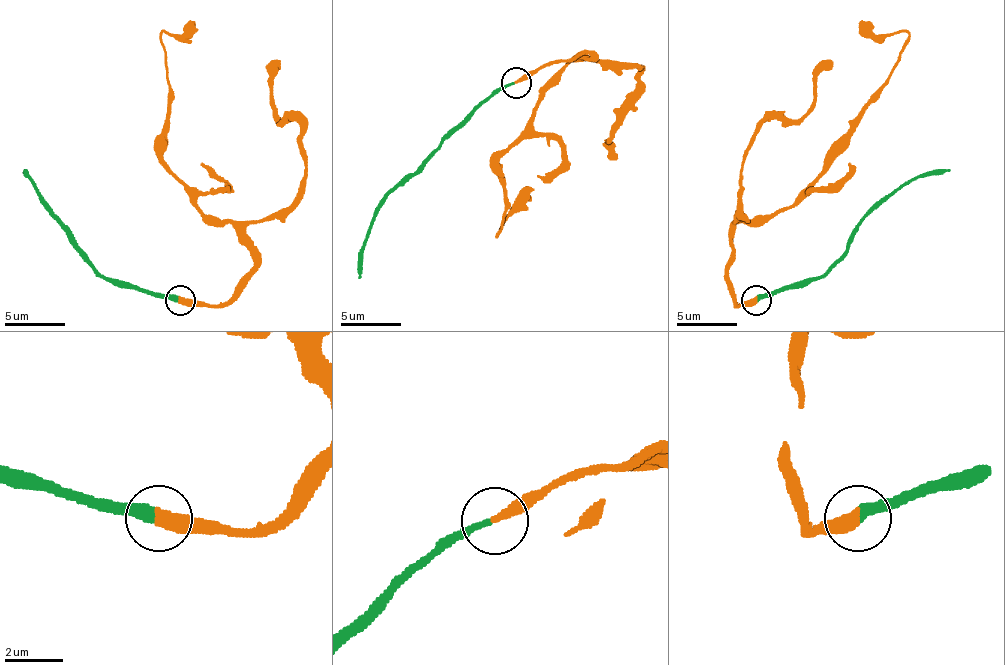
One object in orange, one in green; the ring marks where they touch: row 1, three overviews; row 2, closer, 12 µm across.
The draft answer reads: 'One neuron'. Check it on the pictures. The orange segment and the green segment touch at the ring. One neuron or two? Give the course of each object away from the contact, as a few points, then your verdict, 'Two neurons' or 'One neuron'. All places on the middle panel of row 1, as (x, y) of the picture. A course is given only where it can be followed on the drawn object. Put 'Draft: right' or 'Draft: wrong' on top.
Draft: right
Course of orange: (516, 82), (589, 54), (571, 63), (498, 154), (504, 218), (495, 236), (526, 185). Course of green: (513, 82), (501, 85), (413, 176), (407, 176), (380, 203), (362, 245), (359, 279). One neuron

